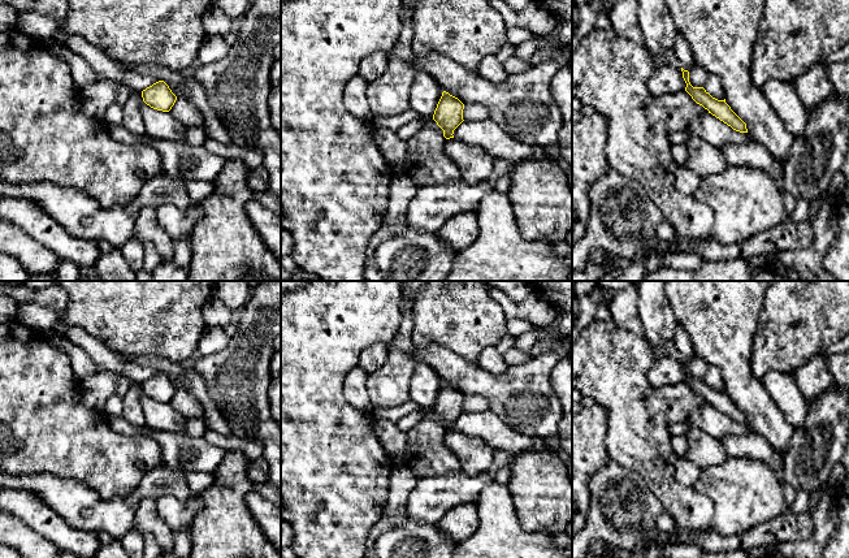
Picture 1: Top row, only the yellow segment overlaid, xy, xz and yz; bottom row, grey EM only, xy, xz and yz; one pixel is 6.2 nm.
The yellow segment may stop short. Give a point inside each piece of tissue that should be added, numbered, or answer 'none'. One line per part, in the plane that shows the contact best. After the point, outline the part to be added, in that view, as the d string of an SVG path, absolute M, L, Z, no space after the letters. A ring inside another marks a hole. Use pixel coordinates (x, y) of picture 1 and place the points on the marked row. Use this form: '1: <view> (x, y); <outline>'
none

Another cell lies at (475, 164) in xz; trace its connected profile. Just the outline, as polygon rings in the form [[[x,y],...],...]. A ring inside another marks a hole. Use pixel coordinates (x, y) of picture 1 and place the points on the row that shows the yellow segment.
[[[450,138],[446,139],[443,151],[458,166],[465,183],[477,185],[486,181],[493,172],[494,157],[478,146]]]

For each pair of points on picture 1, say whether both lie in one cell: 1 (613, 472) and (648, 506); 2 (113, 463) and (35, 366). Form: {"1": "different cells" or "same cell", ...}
{"1": "same cell", "2": "same cell"}

